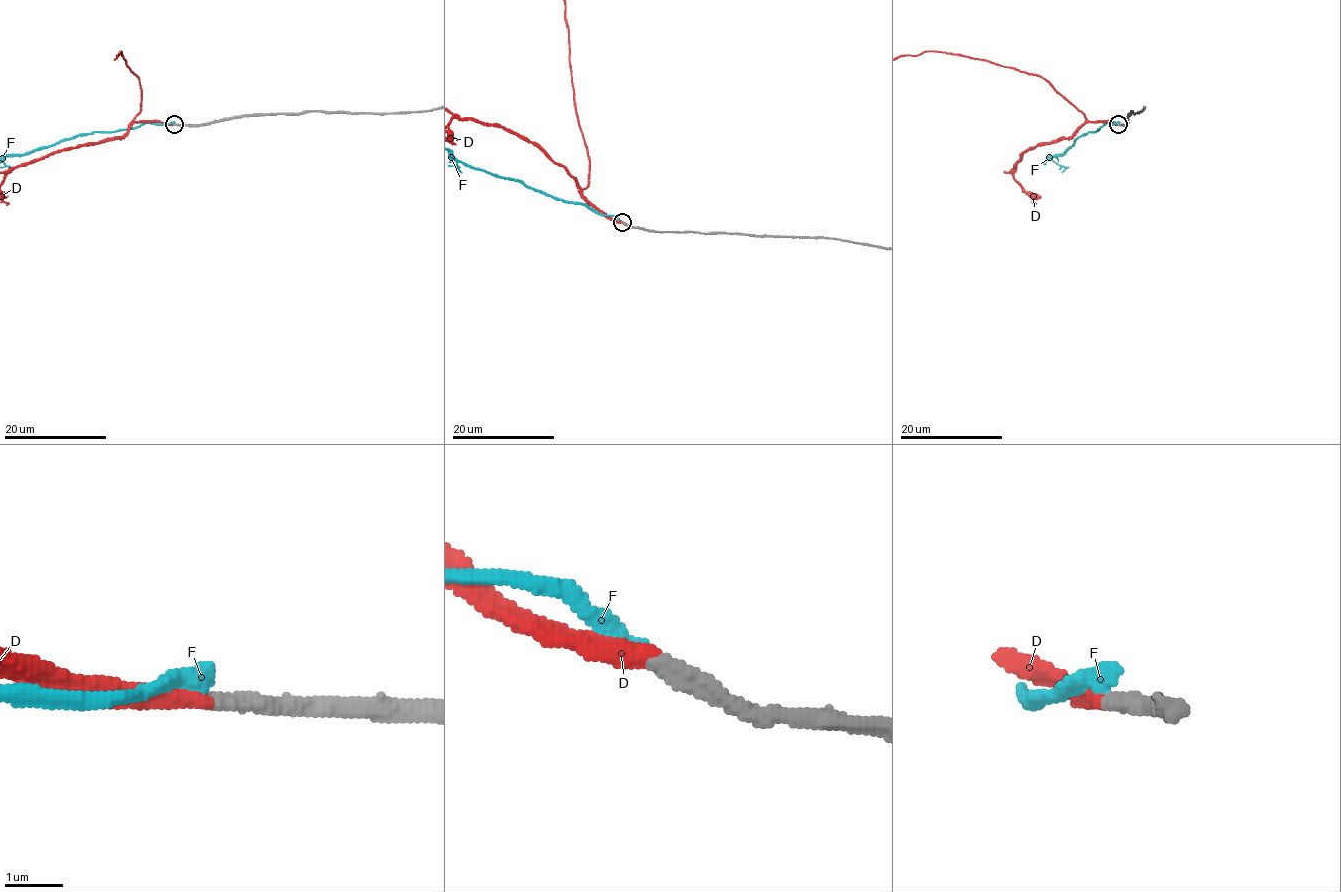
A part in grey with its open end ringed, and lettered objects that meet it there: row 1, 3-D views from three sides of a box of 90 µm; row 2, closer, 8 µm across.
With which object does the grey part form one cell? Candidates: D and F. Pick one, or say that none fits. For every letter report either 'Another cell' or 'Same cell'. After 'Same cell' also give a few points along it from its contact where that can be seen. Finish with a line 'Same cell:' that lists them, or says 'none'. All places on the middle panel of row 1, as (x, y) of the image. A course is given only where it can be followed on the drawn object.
D: Same cell
F: Another cell
Same cell: D

